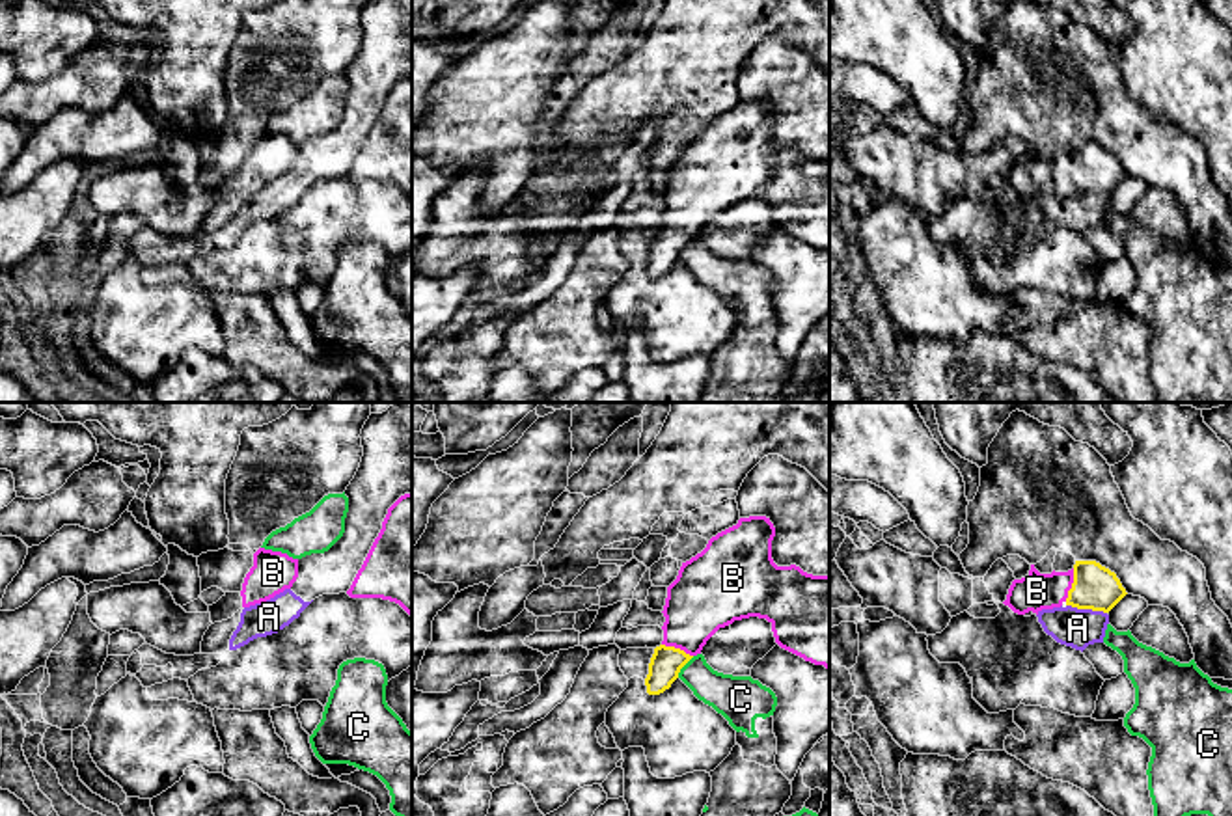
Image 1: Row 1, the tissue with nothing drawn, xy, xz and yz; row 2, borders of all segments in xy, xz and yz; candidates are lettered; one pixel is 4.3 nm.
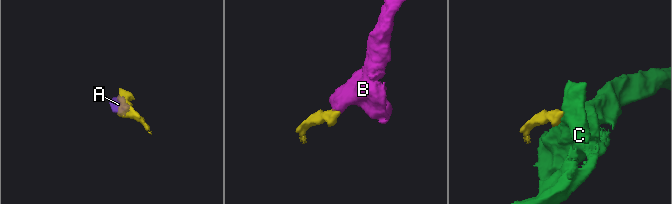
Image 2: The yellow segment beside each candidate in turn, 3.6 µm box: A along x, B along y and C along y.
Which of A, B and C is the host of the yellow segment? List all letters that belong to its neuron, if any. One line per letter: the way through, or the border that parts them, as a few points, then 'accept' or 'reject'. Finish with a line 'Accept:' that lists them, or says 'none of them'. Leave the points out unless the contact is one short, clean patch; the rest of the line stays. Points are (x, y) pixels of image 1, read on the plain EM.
A: border along yz (1067, 187), (1078, 192), (1102, 192), (1106, 196); reject
B: runs through yz (1095, 170), (1072, 168), (1037, 174); accept
C: border along xz (694, 239), (677, 259); reject
Accept: B

